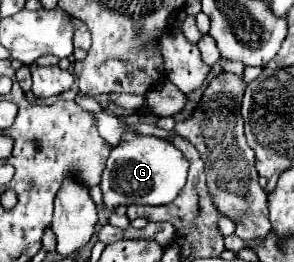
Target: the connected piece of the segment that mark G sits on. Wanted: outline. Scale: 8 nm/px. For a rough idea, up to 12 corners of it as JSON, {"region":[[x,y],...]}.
{"region":[[126,134],[102,174],[104,204],[168,204],[188,160]]}

